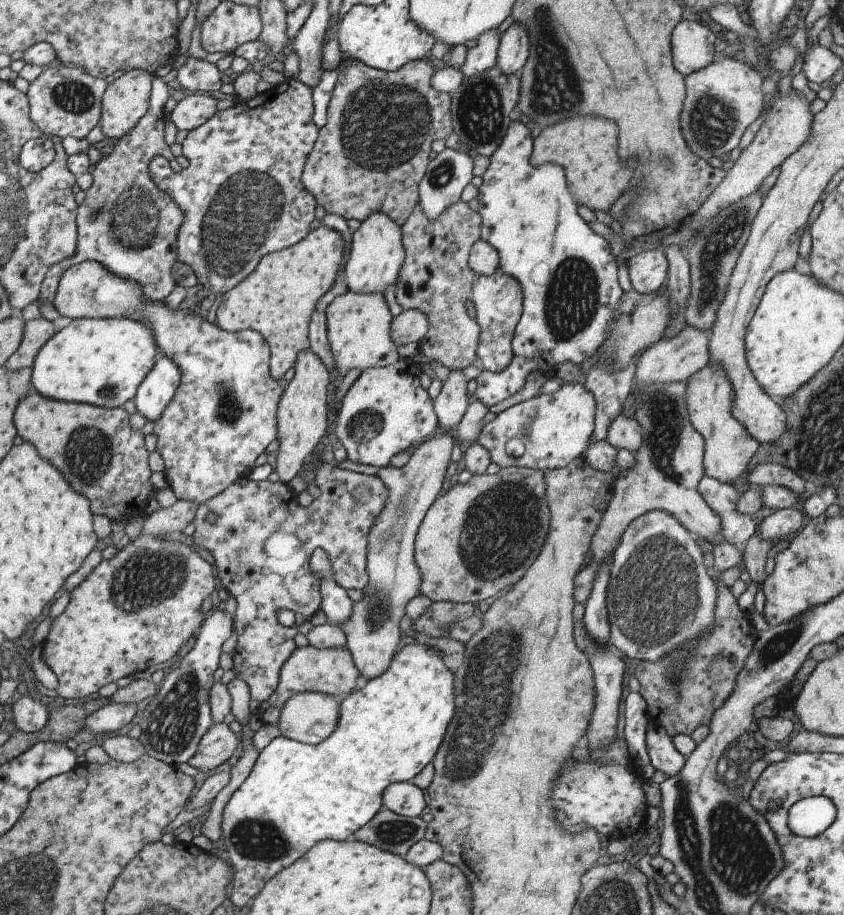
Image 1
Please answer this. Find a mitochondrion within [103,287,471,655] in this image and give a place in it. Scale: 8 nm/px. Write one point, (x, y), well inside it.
(153, 575)

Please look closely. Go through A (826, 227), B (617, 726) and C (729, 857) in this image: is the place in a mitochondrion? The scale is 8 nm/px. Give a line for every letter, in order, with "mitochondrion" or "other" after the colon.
A: other
B: other
C: mitochondrion

